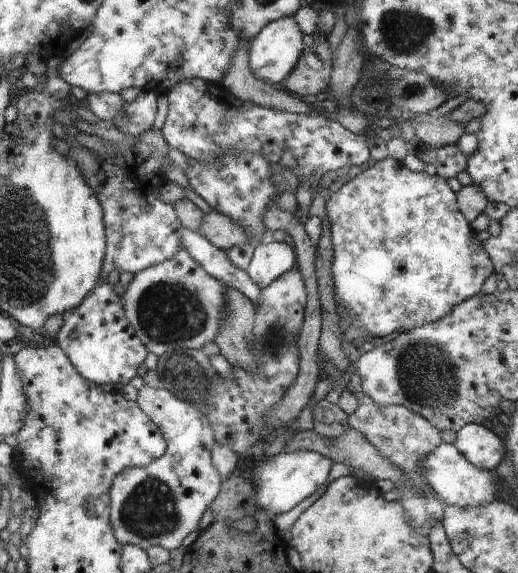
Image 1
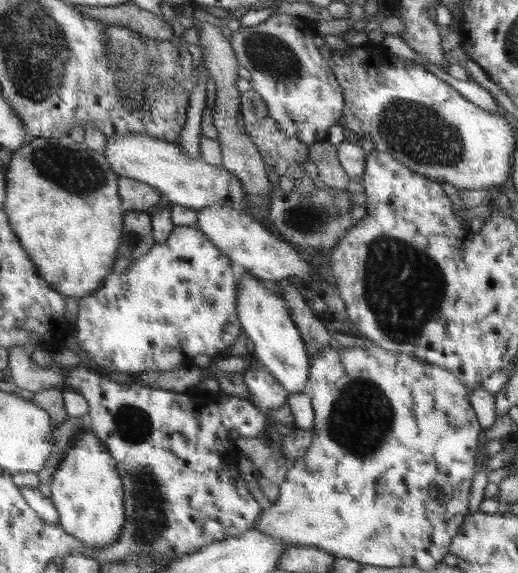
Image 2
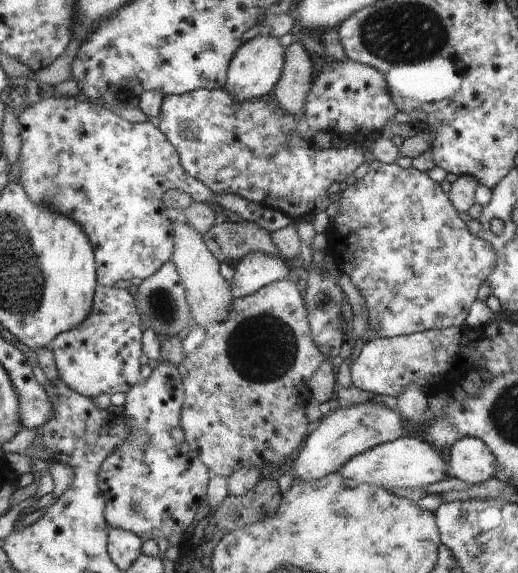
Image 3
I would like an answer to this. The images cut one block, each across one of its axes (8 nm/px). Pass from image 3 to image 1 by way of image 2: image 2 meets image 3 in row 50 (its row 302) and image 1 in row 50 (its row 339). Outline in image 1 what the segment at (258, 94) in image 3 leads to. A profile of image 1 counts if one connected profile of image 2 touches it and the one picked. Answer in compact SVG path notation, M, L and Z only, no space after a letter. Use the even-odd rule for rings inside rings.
M286 16L286 18L280 18L264 25L248 47L250 50L248 60L252 74L271 84L281 82L295 70L302 58L302 29L295 16Z

